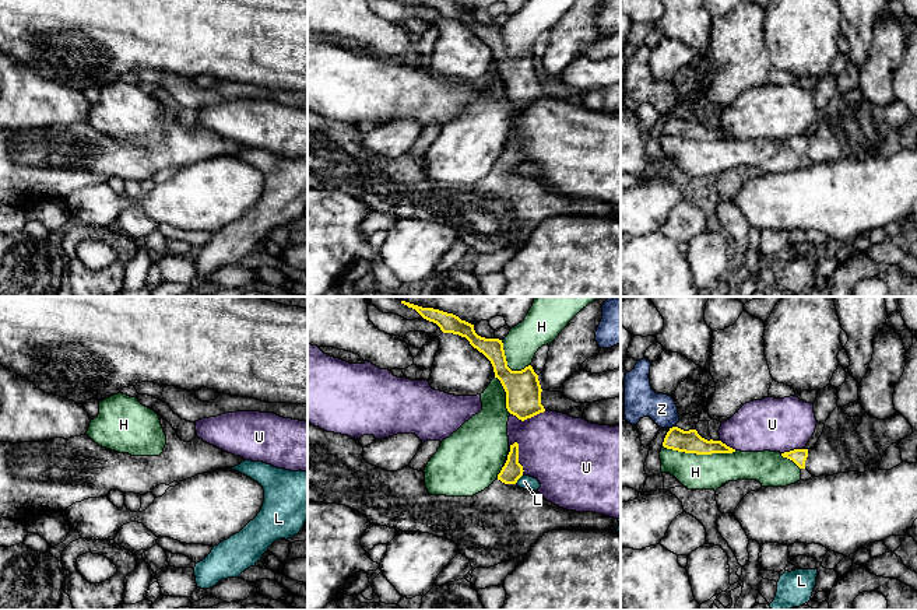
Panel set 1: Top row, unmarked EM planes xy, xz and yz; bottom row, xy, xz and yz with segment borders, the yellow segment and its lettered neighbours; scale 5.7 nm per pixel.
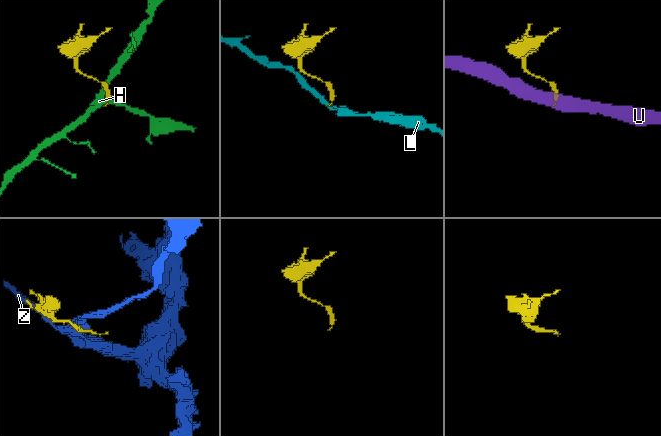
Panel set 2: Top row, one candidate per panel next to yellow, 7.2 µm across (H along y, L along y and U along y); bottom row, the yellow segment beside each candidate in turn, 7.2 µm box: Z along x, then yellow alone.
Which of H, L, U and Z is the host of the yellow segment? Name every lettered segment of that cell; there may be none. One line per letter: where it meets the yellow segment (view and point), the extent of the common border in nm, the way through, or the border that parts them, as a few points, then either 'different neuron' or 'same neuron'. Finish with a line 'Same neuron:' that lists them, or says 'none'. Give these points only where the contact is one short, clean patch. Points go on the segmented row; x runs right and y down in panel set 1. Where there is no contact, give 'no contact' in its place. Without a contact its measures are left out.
H: yz (699, 454) | 420 nm | different neuron
L: xz (519, 477) | 70 nm | along xz (522, 474), (515, 483) | different neuron
U: xz (517, 458) | 200 nm | different neuron
Z: yz (673, 427) | 40 nm | along yz (674, 426), (670, 428) | different neuron
Same neuron: none

